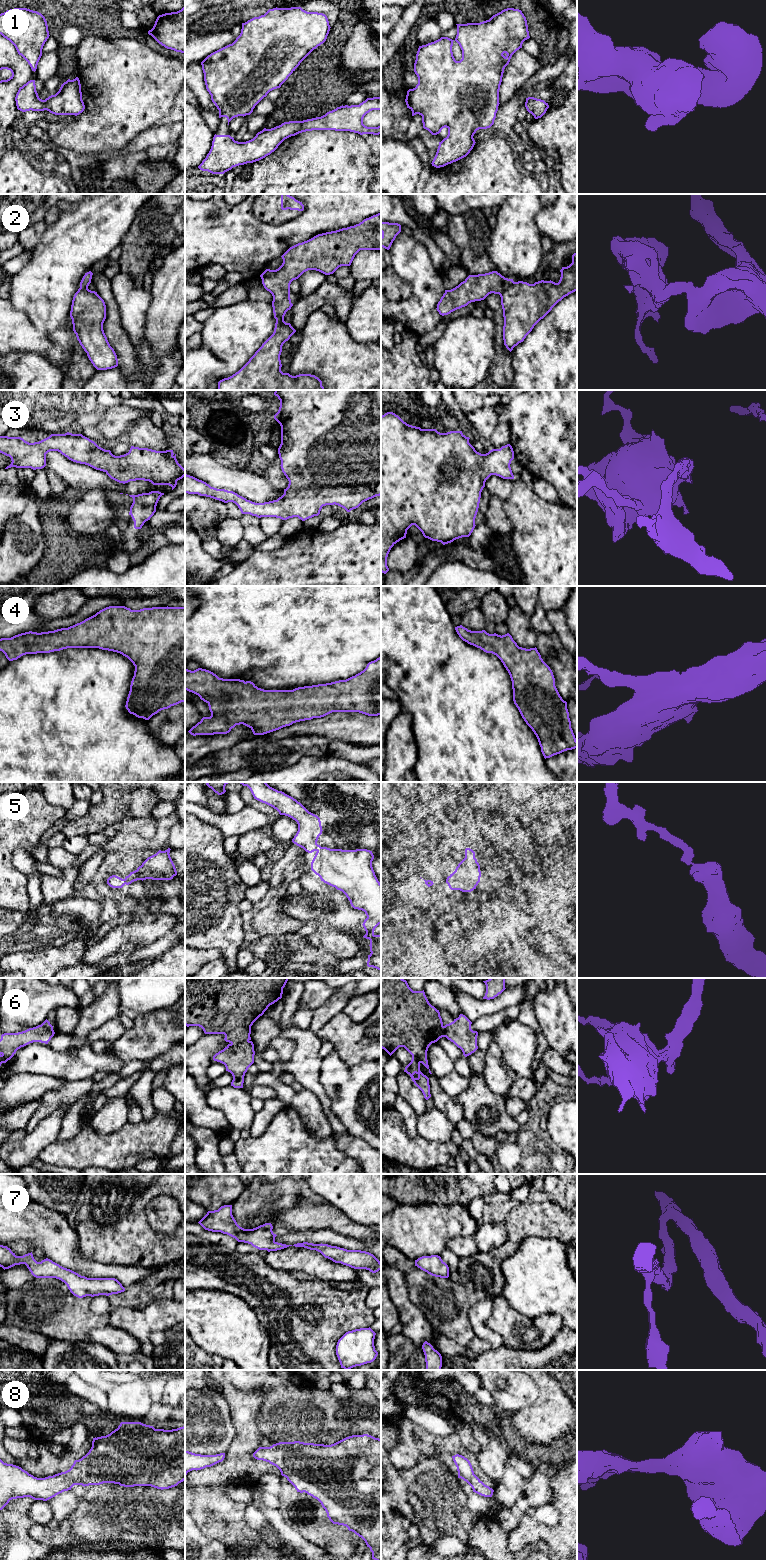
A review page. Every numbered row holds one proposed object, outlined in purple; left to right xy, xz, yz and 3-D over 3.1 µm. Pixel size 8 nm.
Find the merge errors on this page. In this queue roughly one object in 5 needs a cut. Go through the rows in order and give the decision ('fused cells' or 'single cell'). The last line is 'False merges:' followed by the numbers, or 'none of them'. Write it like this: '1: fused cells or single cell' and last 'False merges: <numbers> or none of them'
1: single cell
2: fused cells
3: single cell
4: single cell
5: single cell
6: single cell
7: single cell
8: single cell
False merges: 2

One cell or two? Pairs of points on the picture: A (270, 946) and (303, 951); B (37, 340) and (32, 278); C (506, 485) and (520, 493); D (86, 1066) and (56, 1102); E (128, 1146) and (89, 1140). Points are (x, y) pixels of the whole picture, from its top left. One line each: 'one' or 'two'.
A: one
B: two
C: two
D: two
E: one

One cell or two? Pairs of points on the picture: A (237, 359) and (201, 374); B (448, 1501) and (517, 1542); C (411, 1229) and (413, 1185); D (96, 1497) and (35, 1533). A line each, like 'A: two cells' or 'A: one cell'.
A: two cells
B: two cells
C: two cells
D: one cell

